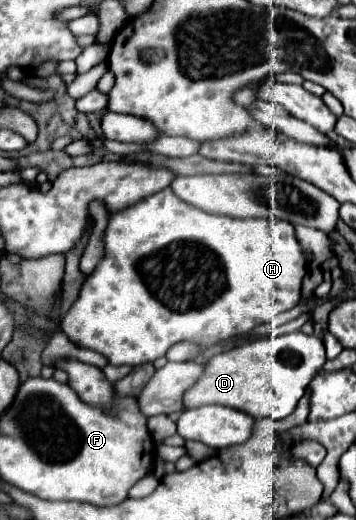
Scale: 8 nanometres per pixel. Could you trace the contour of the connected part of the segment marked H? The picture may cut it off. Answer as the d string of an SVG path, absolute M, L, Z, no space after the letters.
M164 188L164 190L148 196L140 204L134 204L134 206L122 210L122 212L112 214L110 222L108 222L108 228L106 228L106 234L104 234L104 242L106 242L106 254L104 254L102 262L86 278L78 300L72 304L72 308L68 310L68 314L64 316L60 326L62 326L62 332L74 344L78 344L82 348L96 350L96 352L104 354L110 364L118 364L118 366L120 364L136 366L136 364L144 364L144 362L154 362L156 358L164 356L166 350L172 344L182 342L182 340L198 342L198 344L204 344L204 346L214 346L218 340L252 332L256 326L270 322L280 312L290 310L298 304L302 278L306 274L304 272L304 262L308 264L308 260L304 258L304 248L302 248L302 244L296 236L294 224L290 224L286 220L270 220L270 218L230 218L230 216L208 214L208 212L180 200L170 188Z

